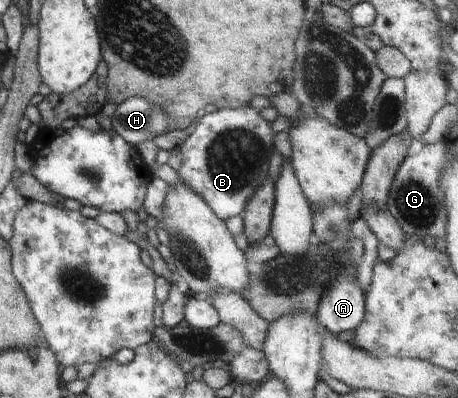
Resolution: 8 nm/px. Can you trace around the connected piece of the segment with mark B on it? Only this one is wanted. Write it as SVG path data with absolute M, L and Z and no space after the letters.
M251 106L233 109L224 107L213 113L206 112L194 132L179 145L182 160L177 168L178 180L192 192L202 196L202 200L220 220L226 221L232 216L242 214L250 196L260 188L266 176L269 176L268 164L270 156L275 152L274 136L271 122L264 120L260 111Z

